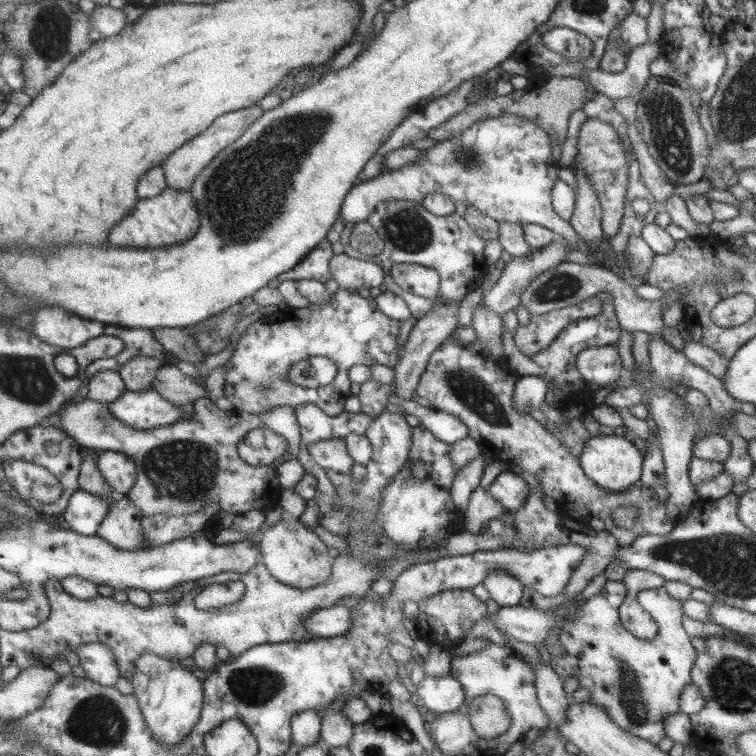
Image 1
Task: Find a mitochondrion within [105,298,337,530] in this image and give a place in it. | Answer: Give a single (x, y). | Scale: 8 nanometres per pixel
(181, 470)

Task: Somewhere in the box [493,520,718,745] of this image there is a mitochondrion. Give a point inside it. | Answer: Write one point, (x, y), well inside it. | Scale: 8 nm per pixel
(633, 704)

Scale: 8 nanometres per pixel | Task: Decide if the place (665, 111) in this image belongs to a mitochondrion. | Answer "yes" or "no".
yes

